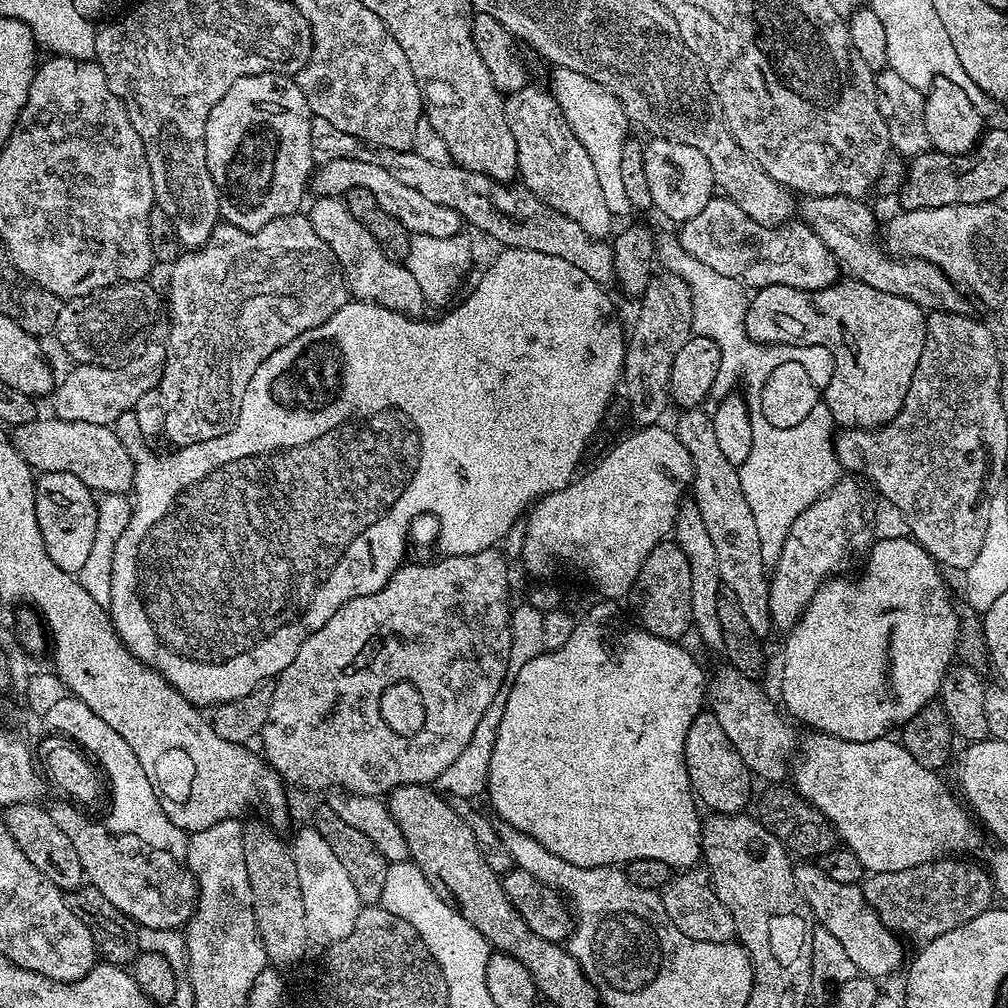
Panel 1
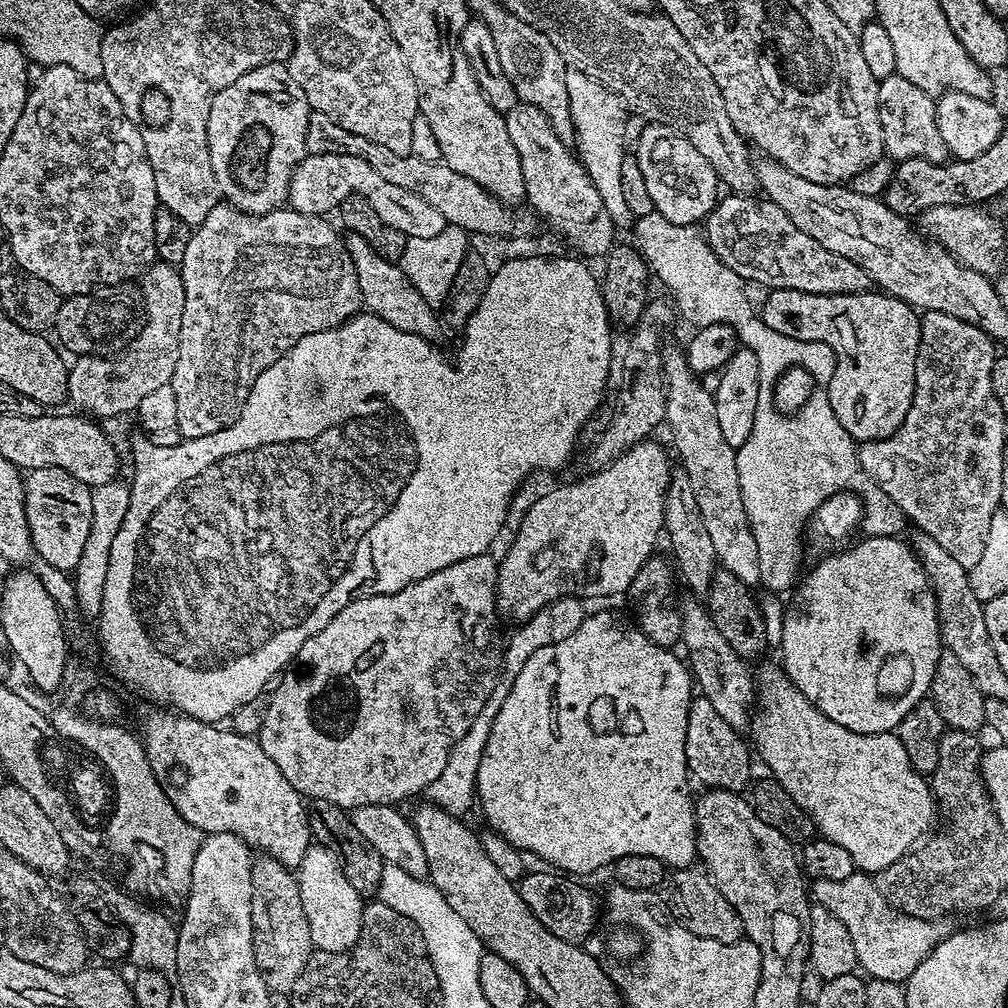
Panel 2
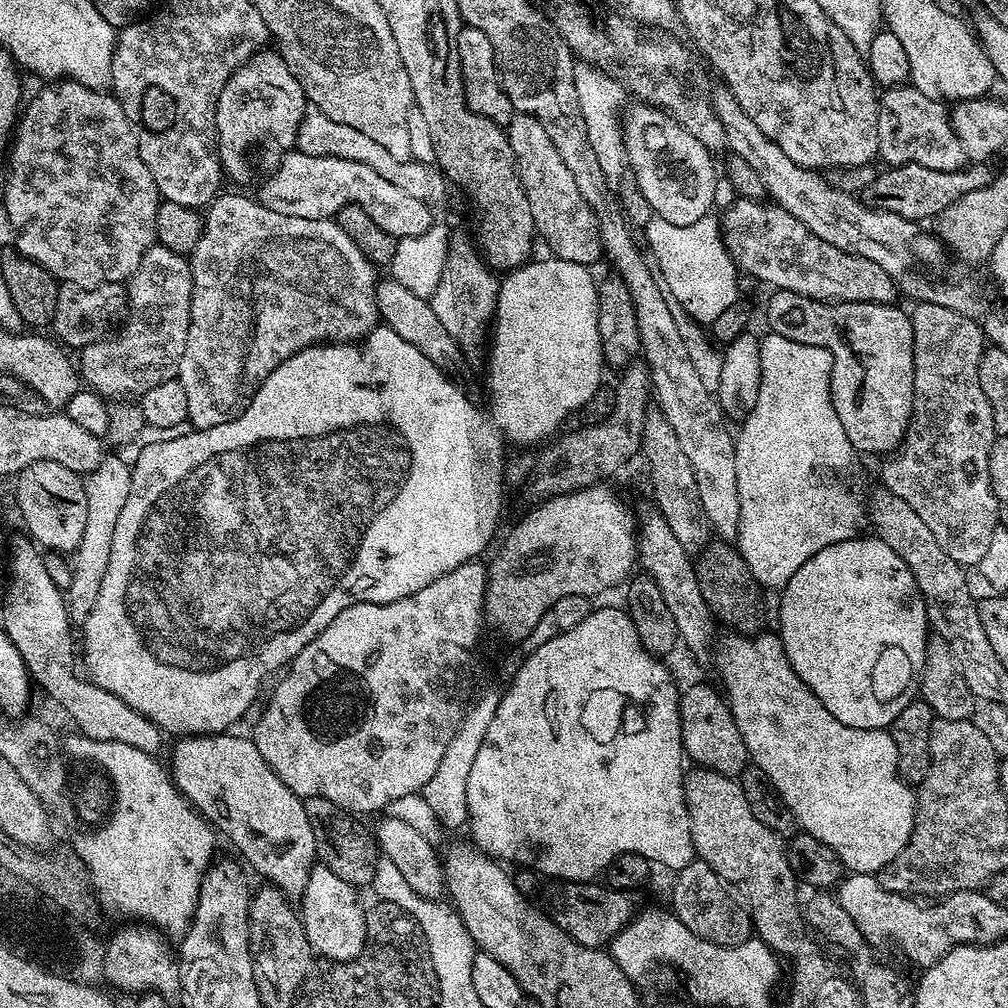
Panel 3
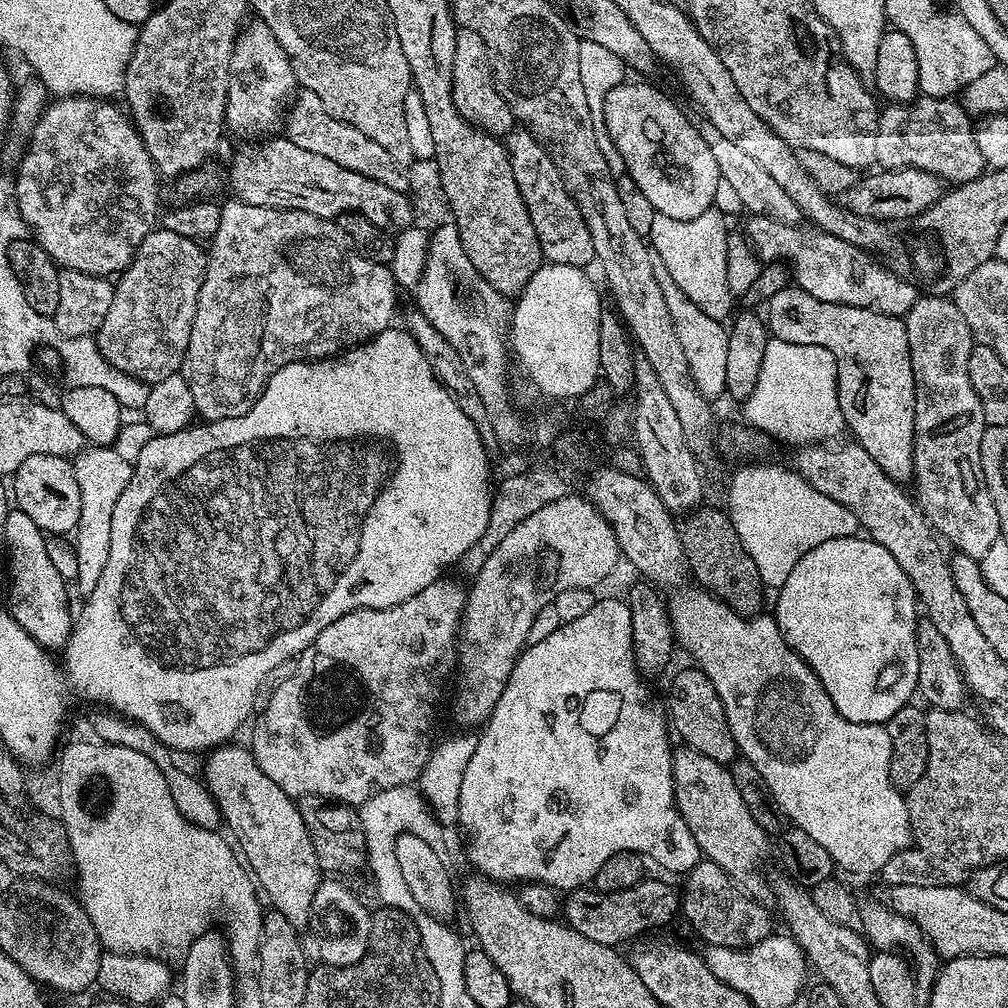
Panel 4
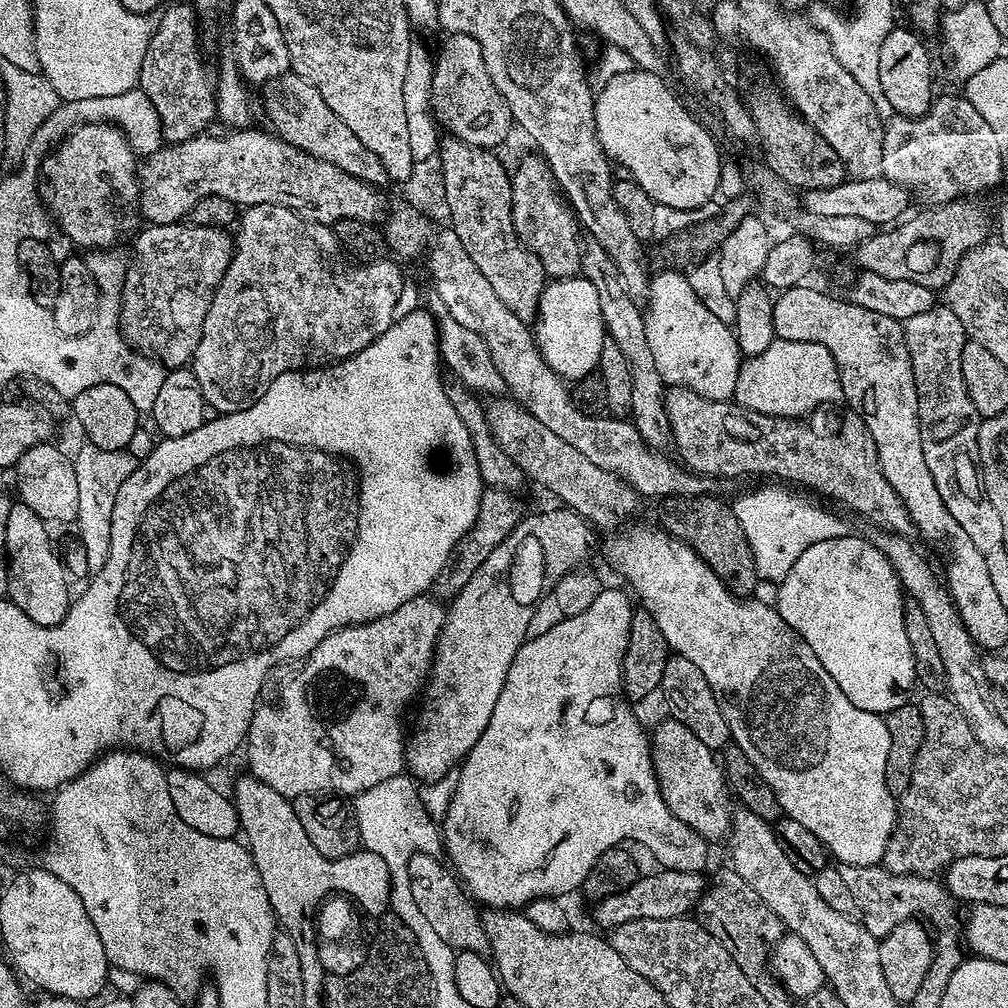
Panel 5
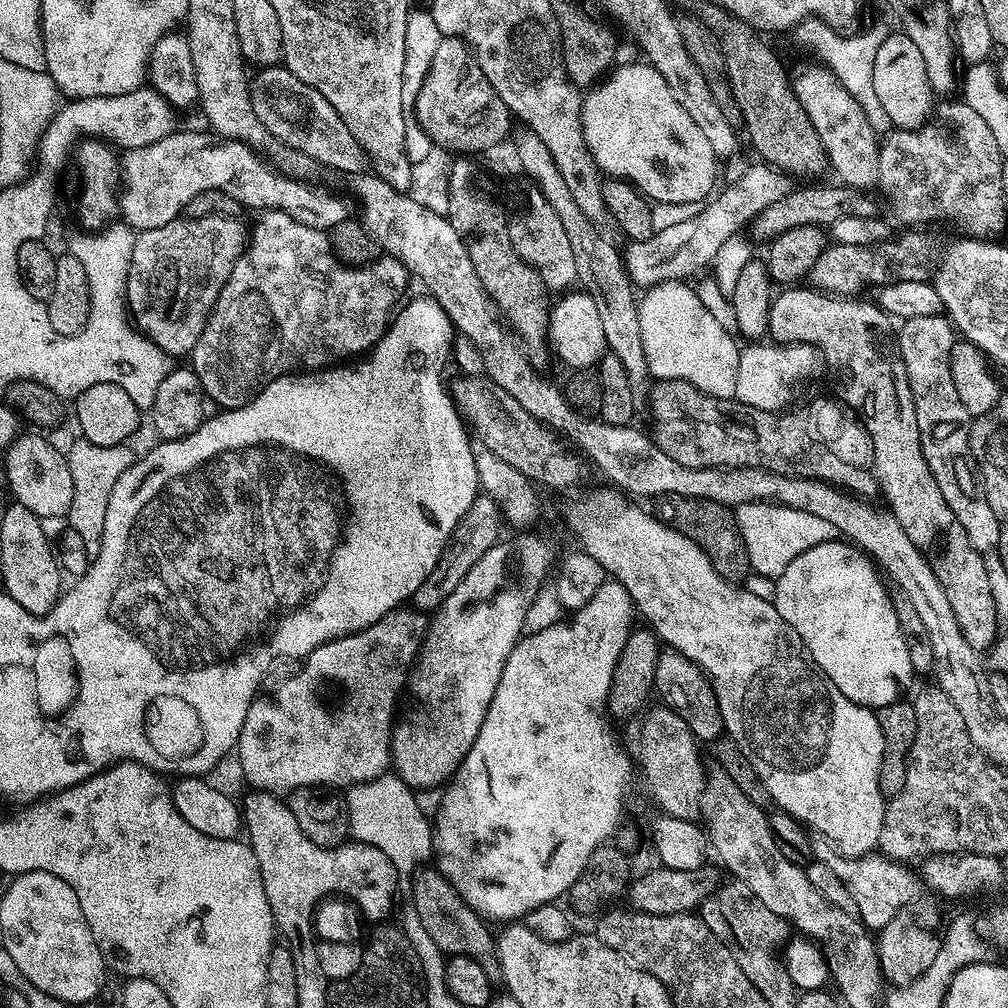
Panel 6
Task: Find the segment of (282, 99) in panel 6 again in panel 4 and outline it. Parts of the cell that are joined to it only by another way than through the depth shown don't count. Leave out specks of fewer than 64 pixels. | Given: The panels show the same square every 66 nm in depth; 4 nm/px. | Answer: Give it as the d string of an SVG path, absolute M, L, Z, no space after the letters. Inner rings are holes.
M297 91L287 109L282 128L288 131L285 132L287 140L294 142L294 146L302 146L302 150L310 150L310 154L322 154L322 158L330 158L330 162L338 162L338 166L346 166L346 170L354 170L354 174L362 174L366 178L374 178L374 182L382 182L382 186L390 186L390 190L409 191L409 177L402 171L401 165L394 163L378 142L366 138L362 130L354 130L354 126L330 115L326 106L322 106L318 94Z

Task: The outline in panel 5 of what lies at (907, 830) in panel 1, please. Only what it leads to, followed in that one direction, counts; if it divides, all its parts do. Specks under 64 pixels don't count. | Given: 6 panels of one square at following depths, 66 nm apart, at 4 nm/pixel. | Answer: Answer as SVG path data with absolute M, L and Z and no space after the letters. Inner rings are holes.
M636 524L633 528L625 530L621 536L616 536L608 544L608 556L612 559L612 564L624 575L624 580L629 584L631 595L638 601L639 607L658 622L658 630L662 630L662 638L666 638L669 649L675 655L682 658L690 658L702 674L706 674L706 682L710 682L710 690L714 690L714 698L722 710L722 714L728 723L728 734L731 743L736 744L754 762L754 770L762 774L766 786L774 790L774 794L780 803L780 811L794 822L802 822L810 834L814 834L824 843L825 849L830 853L833 861L850 866L870 866L880 864L884 858L884 851L888 849L888 839L892 836L892 831L896 828L896 810L898 807L897 797L886 790L886 754L890 754L890 730L886 730L886 719L883 715L858 710L846 694L833 680L829 680L824 673L823 666L814 658L814 650L806 646L806 642L789 626L782 618L782 614L771 603L763 604L757 598L745 598L736 596L732 591L710 570L710 566L701 556L696 553L686 542L682 542L676 536L671 536L665 532L663 527L647 528L644 524Z

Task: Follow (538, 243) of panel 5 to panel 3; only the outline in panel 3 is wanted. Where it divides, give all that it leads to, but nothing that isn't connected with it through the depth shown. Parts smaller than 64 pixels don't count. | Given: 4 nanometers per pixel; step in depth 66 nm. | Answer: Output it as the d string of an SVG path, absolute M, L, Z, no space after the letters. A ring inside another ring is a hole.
M516 114L507 124L506 131L510 150L514 150L522 190L526 190L526 202L530 202L530 214L534 214L539 239L548 243L552 251L549 253L557 260L585 266L598 263L604 256L604 247L596 211L586 202L582 190L578 190L574 174L570 174L554 142L550 142L546 126L542 126L538 118Z

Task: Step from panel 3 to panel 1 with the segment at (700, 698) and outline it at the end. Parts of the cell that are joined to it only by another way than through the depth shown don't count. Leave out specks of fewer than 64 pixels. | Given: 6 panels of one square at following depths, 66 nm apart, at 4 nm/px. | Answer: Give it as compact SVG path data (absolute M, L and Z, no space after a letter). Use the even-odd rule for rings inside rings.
M702 710L690 722L690 730L686 734L684 761L688 777L692 783L692 791L699 803L712 814L740 814L753 799L752 783L754 777L749 772L746 762L742 762L742 754L734 750L730 738L726 738L726 730L714 718L710 710Z

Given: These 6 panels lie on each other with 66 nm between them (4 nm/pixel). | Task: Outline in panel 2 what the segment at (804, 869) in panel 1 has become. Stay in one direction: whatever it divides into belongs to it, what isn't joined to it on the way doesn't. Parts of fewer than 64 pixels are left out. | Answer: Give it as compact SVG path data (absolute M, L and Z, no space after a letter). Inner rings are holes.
M859 870L853 872L850 878L842 878L842 882L815 881L811 885L810 896L846 926L854 942L859 967L865 968L863 971L874 980L903 985L910 974L918 970L922 958L930 955L934 946L941 944L954 931L947 919L923 920L896 911L886 898L882 898L875 879Z

